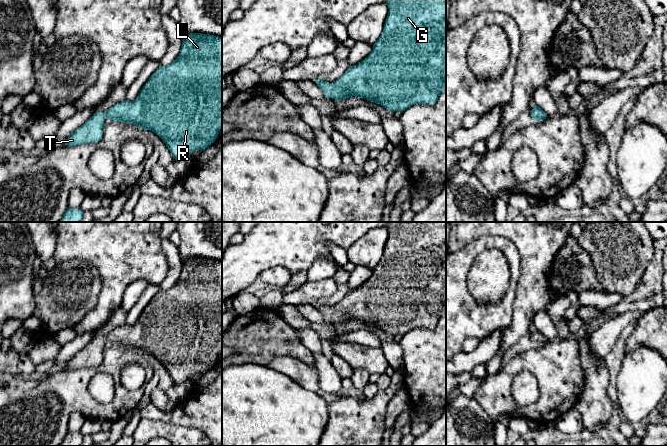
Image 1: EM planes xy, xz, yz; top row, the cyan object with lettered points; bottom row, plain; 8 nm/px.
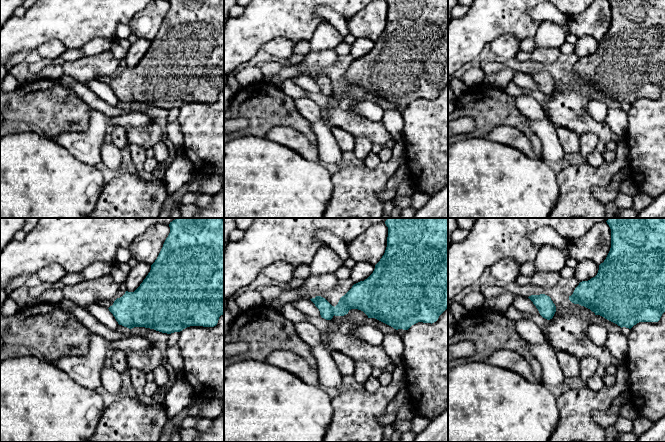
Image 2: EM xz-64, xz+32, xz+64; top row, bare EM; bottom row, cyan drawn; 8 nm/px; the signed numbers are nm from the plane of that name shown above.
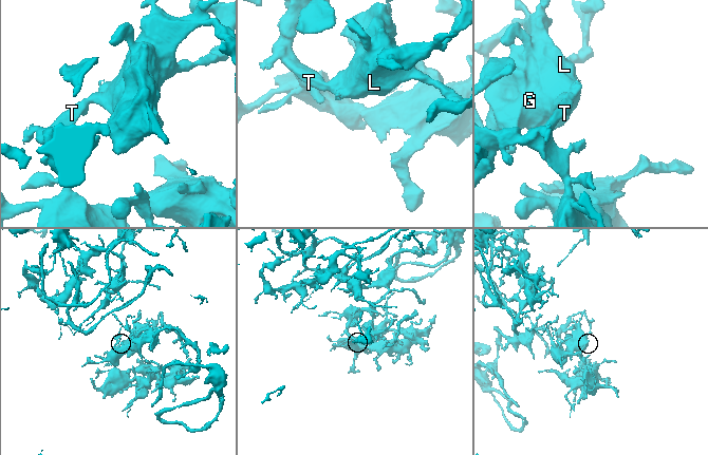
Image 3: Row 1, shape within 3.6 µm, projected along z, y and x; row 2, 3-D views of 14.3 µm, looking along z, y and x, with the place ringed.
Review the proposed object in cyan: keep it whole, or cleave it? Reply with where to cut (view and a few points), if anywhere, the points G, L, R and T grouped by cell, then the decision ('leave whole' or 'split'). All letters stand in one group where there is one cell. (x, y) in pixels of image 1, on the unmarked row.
no cut; G L R T; leave whole

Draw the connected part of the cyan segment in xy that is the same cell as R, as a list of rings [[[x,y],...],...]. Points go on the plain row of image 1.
[[[190,257],[185,260],[179,280],[170,289],[159,290],[135,324],[124,324],[114,328],[107,335],[96,336],[68,360],[65,369],[98,367],[103,361],[104,345],[107,341],[114,346],[133,348],[144,355],[154,356],[163,364],[175,384],[190,381],[191,377],[197,374],[204,375],[216,365],[222,352],[222,261],[202,257]]]

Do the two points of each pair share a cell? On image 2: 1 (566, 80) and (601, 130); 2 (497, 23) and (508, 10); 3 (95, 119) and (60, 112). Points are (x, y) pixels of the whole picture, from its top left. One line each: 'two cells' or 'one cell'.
1: one cell
2: one cell
3: two cells

